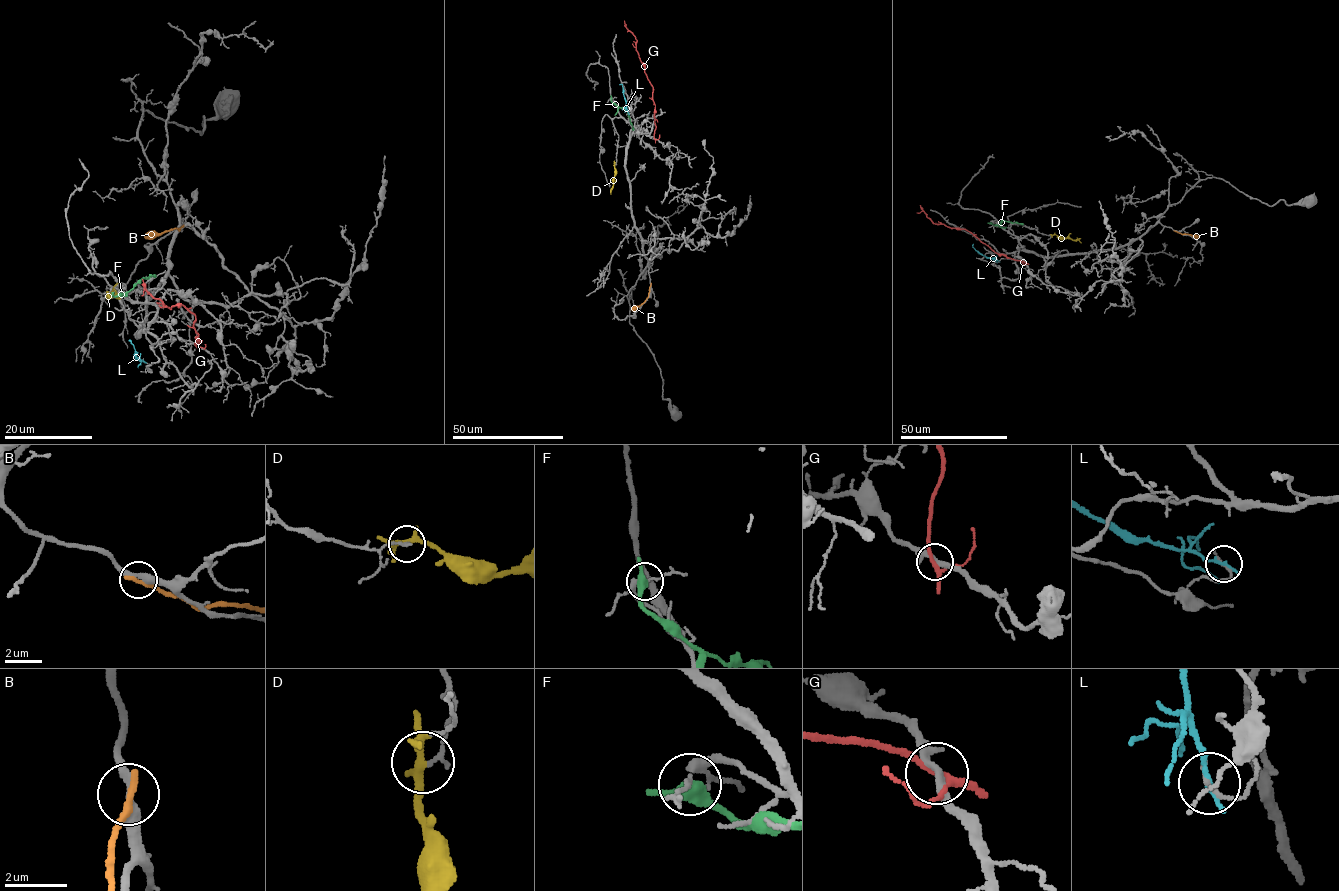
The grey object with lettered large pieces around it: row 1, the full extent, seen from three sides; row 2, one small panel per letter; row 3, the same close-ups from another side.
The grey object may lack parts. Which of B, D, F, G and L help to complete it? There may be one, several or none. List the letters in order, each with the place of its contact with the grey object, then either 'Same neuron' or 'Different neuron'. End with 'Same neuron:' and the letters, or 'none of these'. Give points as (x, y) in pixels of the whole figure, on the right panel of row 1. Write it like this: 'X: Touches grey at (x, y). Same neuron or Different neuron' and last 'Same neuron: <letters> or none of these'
B: Touches grey at (1175, 231). Different neuron
D: Touches grey at (1053, 235). Different neuron
F: Touches grey at (990, 222). Different neuron
G: Touches grey at (1025, 262). Different neuron
L: Touches grey at (998, 260). Different neuron
Same neuron: none of these

